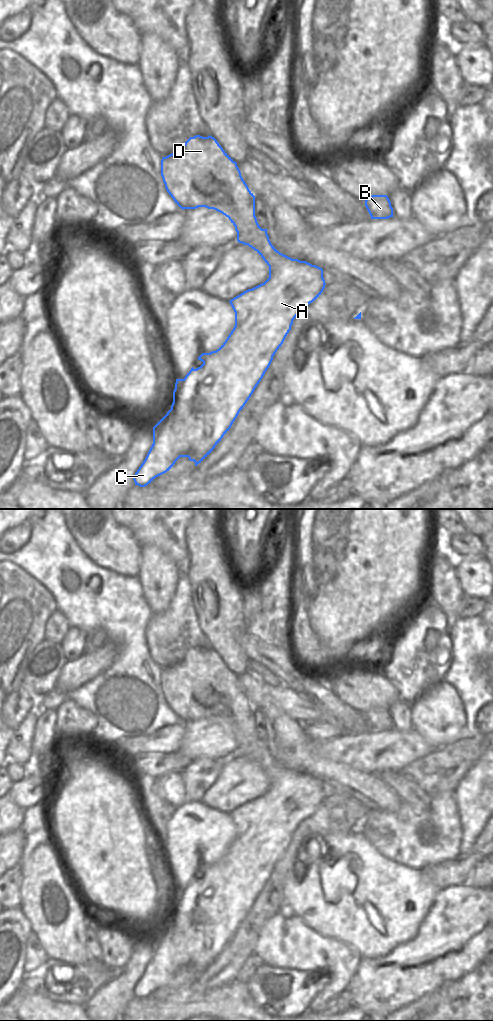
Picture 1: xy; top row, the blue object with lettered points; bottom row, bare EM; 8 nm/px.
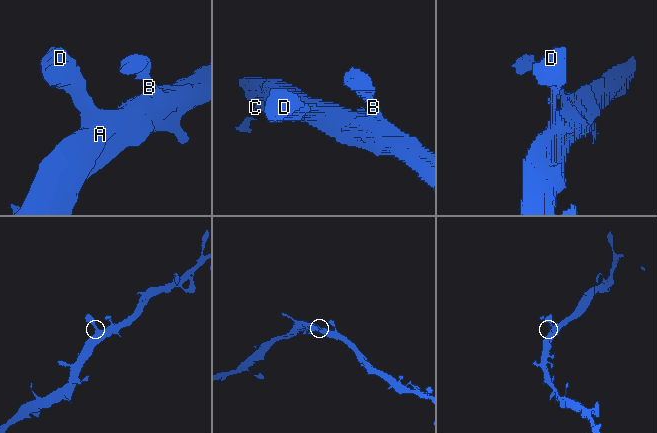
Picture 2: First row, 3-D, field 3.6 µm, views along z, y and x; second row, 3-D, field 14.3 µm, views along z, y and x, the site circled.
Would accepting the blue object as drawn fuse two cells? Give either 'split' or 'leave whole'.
leave whole

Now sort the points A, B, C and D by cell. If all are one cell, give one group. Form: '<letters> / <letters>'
A B C D

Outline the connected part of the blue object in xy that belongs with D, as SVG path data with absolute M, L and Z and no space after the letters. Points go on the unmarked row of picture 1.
M200 647L190 649L178 663L162 670L162 672L161 672L161 688L163 690L163 694L165 696L165 700L166 700L167 704L169 705L169 707L173 710L175 715L181 721L184 722L184 721L196 721L198 719L206 719L208 721L214 721L214 722L222 725L226 729L228 729L229 732L231 733L231 735L235 738L235 742L237 744L237 753L244 757L248 757L249 759L254 761L263 770L265 775L269 778L269 790L264 795L262 795L252 801L248 801L248 802L244 803L243 805L241 805L240 807L234 809L233 811L231 811L229 813L235 824L235 838L234 838L233 842L231 843L231 845L229 846L229 848L227 849L227 851L225 852L225 854L216 863L212 863L210 865L202 865L198 869L198 872L202 873L203 876L196 881L194 881L192 879L184 891L176 891L175 901L173 903L173 915L171 917L171 921L153 939L153 956L152 956L145 972L143 973L143 975L141 976L141 978L139 979L139 981L133 988L135 997L138 997L140 999L147 998L156 989L169 983L180 969L188 969L189 972L194 973L195 978L197 978L213 963L215 958L221 953L223 948L229 943L233 934L237 930L239 924L243 921L243 919L245 918L245 916L247 915L247 913L249 912L251 907L253 906L255 900L257 899L257 897L263 890L265 884L267 883L267 881L269 880L269 878L273 872L273 868L275 867L277 862L281 859L287 846L291 842L293 832L297 829L297 827L299 826L299 824L302 821L307 819L310 815L315 813L321 807L321 805L323 804L325 797L326 797L325 792L323 790L323 781L322 780L320 780L316 777L312 777L306 773L292 771L292 770L280 765L271 756L271 754L269 752L269 748L267 746L267 741L262 741L257 734L257 730L255 728L255 708L249 702L247 696L243 692L243 690L241 688L241 684L237 678L237 675L223 662L221 657L217 654L217 652L214 649L212 649L210 647L208 649L202 649Z

